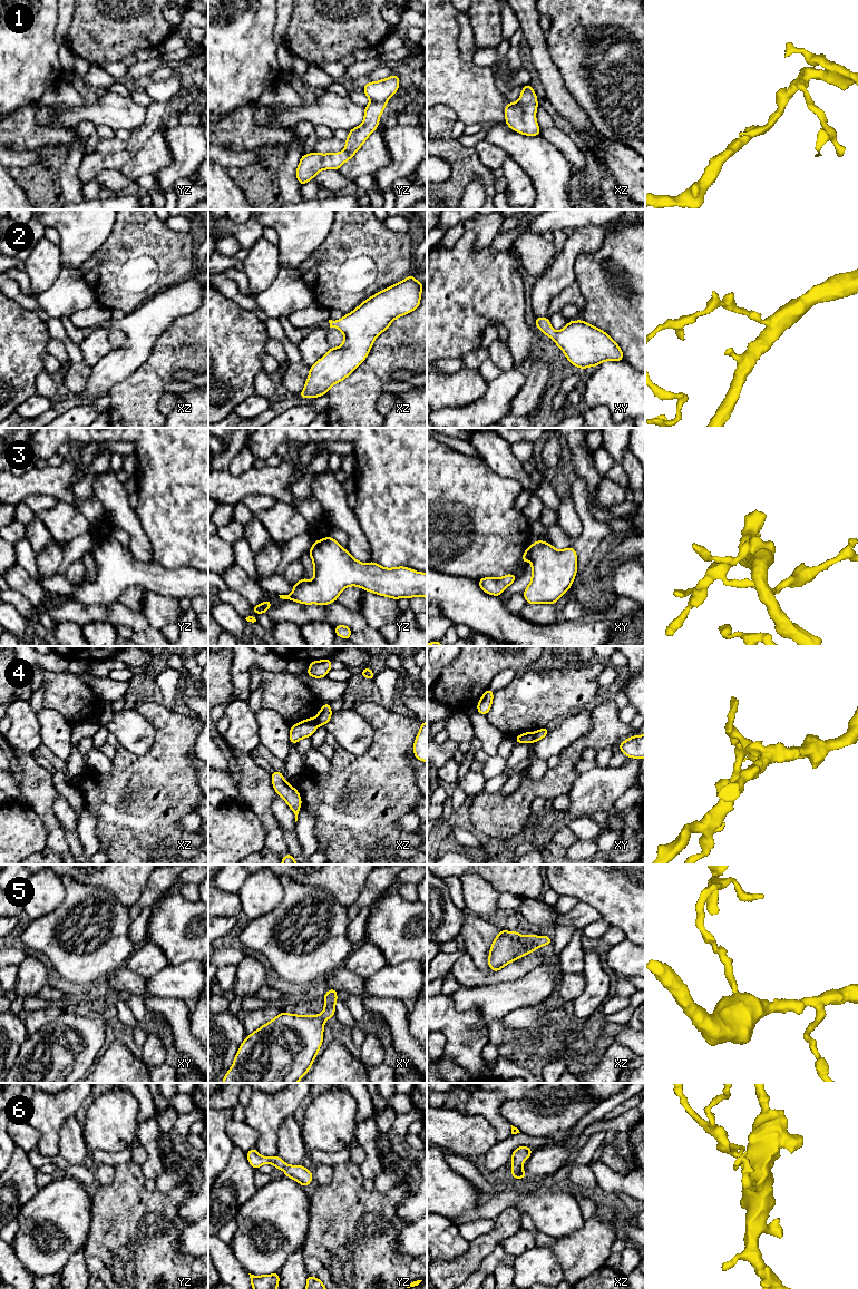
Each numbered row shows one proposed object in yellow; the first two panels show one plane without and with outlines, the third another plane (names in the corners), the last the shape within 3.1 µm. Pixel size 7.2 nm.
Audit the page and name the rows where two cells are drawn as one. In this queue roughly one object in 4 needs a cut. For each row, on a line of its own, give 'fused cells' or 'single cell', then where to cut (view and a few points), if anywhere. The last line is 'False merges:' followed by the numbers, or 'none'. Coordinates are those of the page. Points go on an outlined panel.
1: single cell | no cut
2: single cell | no cut
3: fused cells | xy (527, 548), (529, 559)
4: fused cells | xy (535, 733), (533, 740)
5: single cell | no cut
6: single cell | no cut
False merges: 3, 4

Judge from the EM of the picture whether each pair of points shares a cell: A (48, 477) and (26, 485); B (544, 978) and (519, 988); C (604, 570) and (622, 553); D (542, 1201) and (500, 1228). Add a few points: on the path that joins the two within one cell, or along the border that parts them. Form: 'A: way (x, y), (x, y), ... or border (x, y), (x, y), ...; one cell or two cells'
A: way (42, 481), (31, 482); one cell
B: way (538, 984), (534, 988), (525, 988); one cell
C: way (607, 566), (617, 556); one cell
D: border (515, 1207), (508, 1207), (494, 1220); two cells

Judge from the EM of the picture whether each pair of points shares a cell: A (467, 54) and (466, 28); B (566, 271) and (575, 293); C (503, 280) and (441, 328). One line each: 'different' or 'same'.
A: same
B: different
C: same

